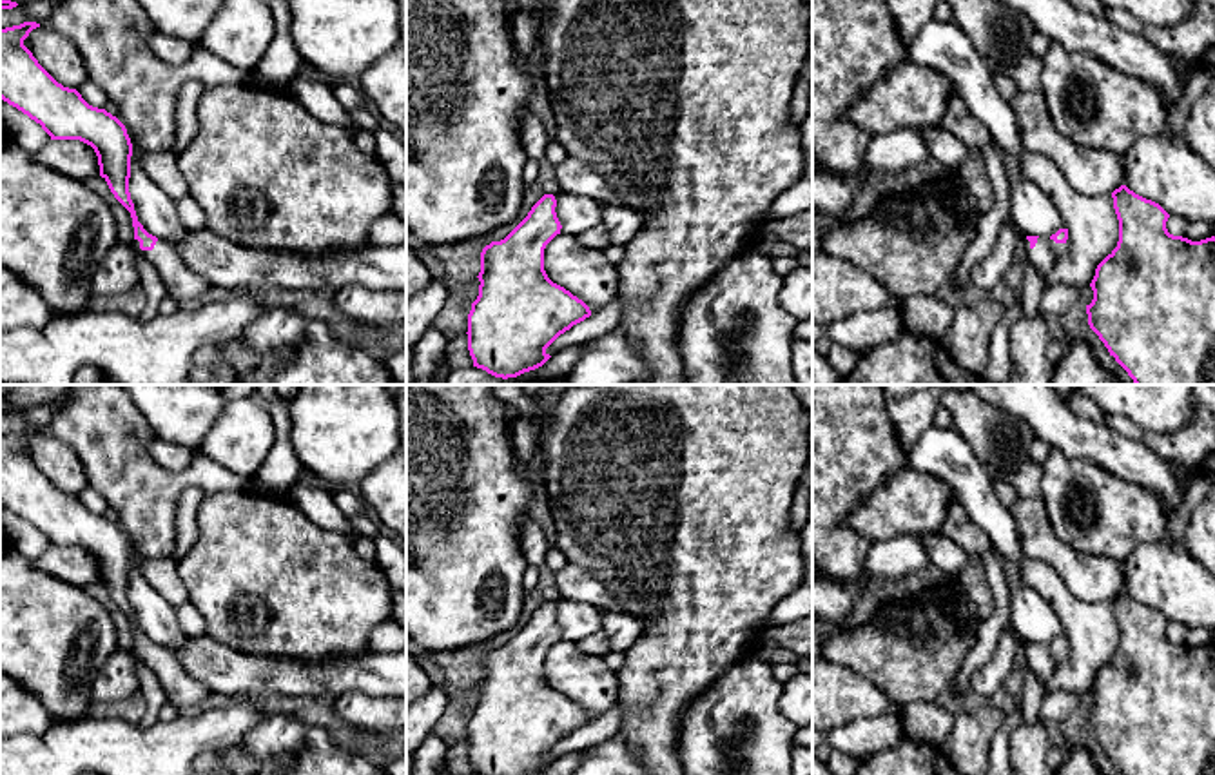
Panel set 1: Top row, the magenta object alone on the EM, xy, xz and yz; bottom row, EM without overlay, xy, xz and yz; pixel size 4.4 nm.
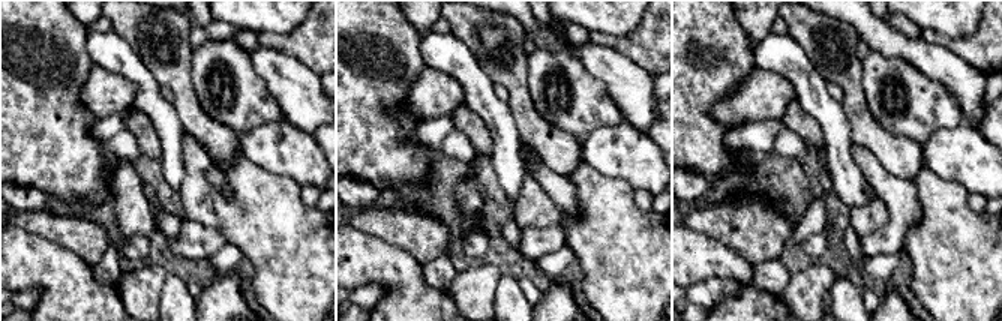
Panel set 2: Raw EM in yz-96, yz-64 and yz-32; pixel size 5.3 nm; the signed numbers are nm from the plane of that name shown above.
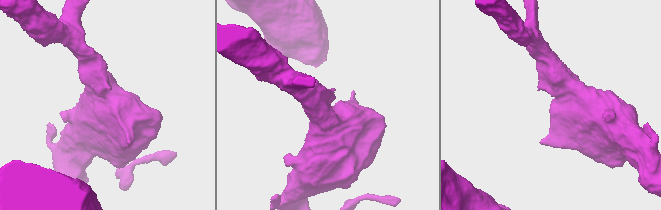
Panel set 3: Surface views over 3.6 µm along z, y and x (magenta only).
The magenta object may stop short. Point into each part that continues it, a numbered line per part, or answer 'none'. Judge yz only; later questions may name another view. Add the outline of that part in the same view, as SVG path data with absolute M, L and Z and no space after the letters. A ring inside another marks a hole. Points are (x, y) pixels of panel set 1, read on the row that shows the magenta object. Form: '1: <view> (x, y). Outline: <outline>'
1: yz (1045, 253). Outline: M1037 238L1035 247L1030 247L1030 241L1025 240L1026 260L1037 270L1037 274L1045 280L1050 267L1061 258L1066 243L1055 243L1050 238Z

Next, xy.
1: xy (182, 284). Outline: M132 240L132 249L140 250L158 270L169 296L178 301L203 296L210 285L185 265L180 252L163 240L158 240L152 250L141 250L140 241Z

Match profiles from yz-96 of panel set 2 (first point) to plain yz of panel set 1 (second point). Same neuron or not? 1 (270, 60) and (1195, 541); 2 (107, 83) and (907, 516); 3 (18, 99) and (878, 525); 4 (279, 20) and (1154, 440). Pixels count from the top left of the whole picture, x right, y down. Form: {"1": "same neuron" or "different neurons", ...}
{"1": "different neurons", "2": "same neuron", "3": "different neurons", "4": "different neurons"}

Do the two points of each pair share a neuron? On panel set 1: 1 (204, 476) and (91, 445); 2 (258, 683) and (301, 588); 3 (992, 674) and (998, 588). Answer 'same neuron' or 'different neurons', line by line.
1: same neuron
2: different neurons
3: different neurons

